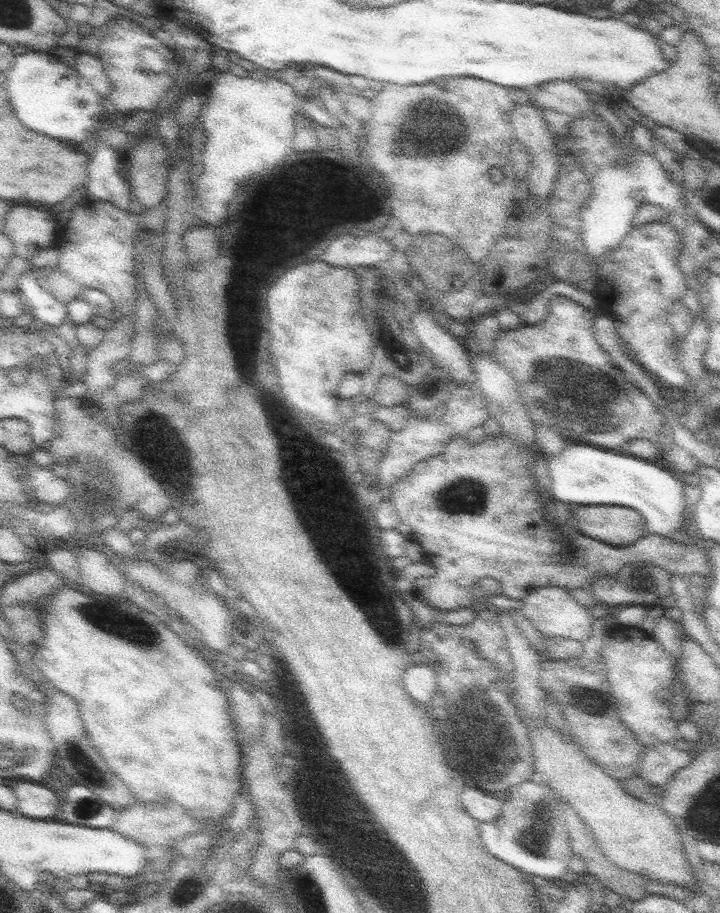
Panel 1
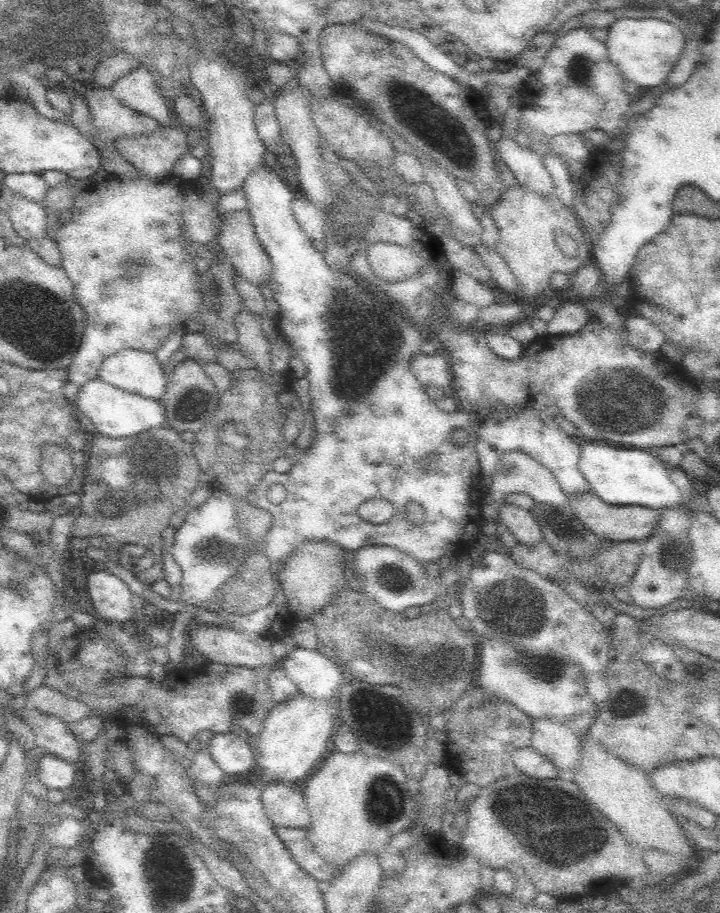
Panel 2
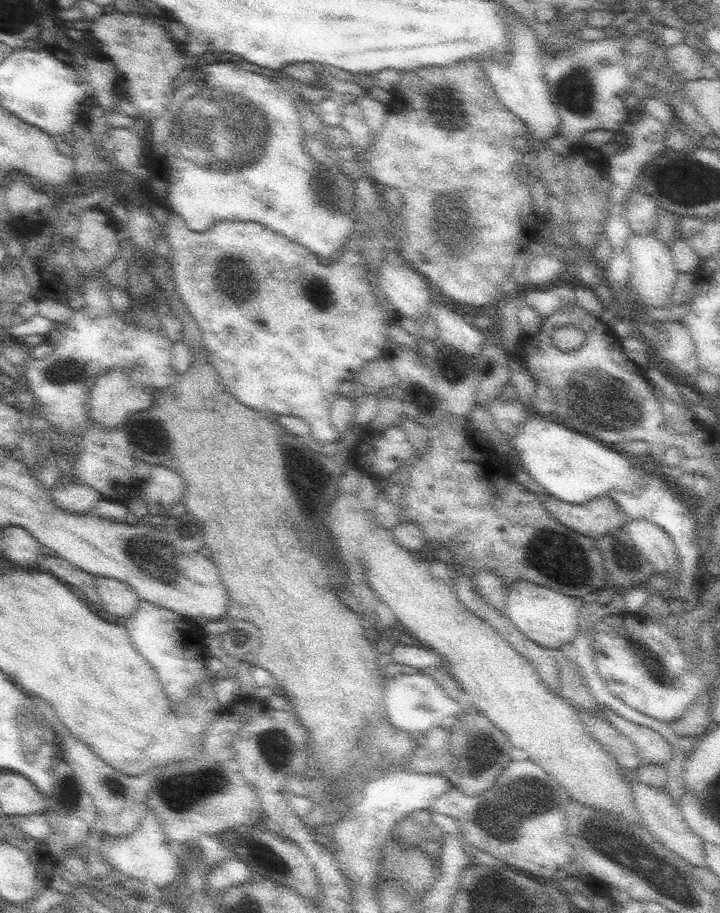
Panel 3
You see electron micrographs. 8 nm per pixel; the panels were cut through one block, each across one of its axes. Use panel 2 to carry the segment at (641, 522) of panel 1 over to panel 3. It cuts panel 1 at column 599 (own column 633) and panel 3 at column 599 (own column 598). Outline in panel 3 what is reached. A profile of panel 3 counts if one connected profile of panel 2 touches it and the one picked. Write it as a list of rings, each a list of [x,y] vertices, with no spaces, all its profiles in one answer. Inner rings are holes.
[[[545,496],[543,506],[561,524],[589,538],[613,534],[615,530],[621,530],[625,524],[629,524],[629,518],[623,510],[619,510],[611,496],[601,496],[587,504],[567,504],[563,500],[555,500],[553,496]]]

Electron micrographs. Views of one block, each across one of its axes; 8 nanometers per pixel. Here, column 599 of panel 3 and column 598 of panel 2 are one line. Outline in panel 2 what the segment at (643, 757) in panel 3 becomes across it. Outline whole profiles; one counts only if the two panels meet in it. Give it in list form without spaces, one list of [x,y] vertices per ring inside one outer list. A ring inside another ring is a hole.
[[[484,638],[480,662],[476,666],[476,682],[482,690],[486,690],[486,694],[510,700],[530,718],[574,720],[576,714],[594,712],[598,716],[600,712],[598,704],[588,694],[586,676],[580,672],[580,668],[562,660],[552,650],[546,650],[544,654],[524,654],[514,646],[508,646],[504,640]]]

